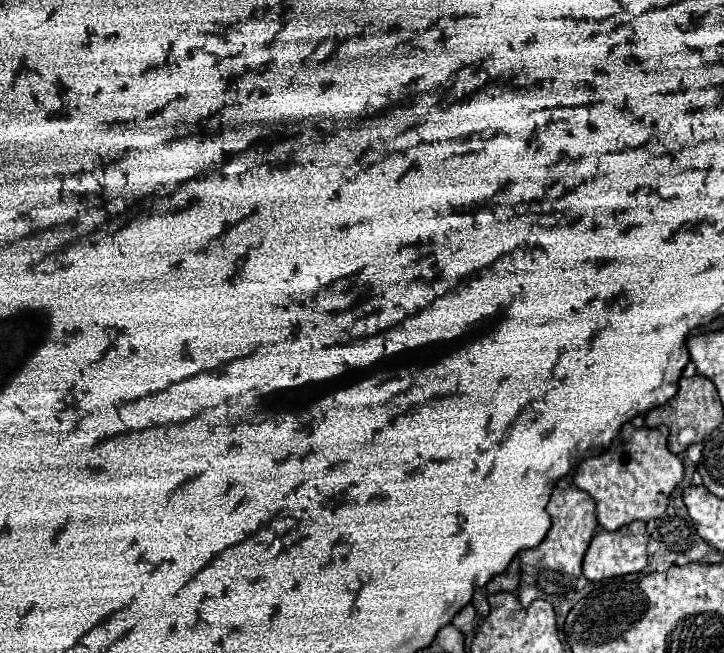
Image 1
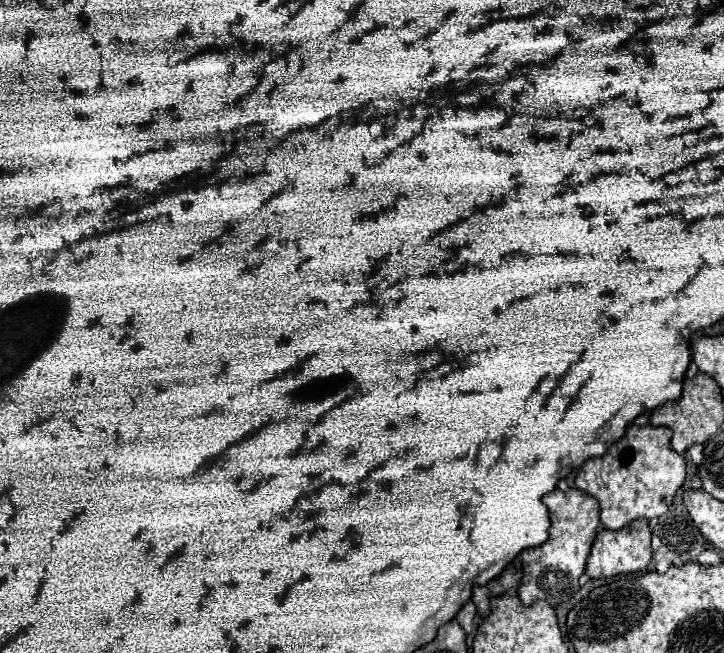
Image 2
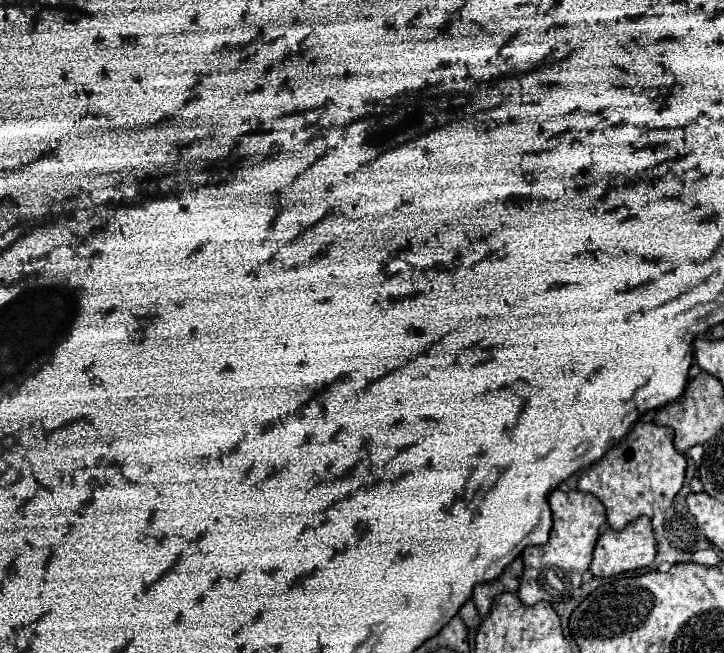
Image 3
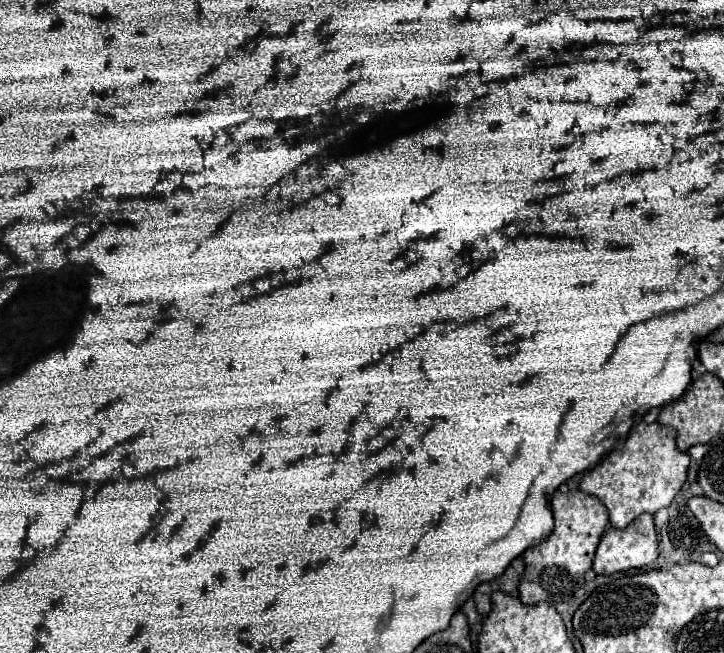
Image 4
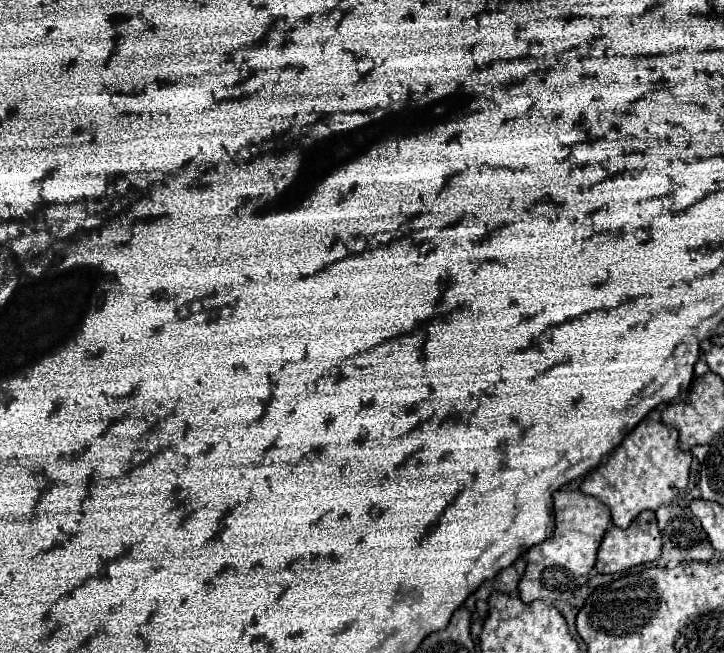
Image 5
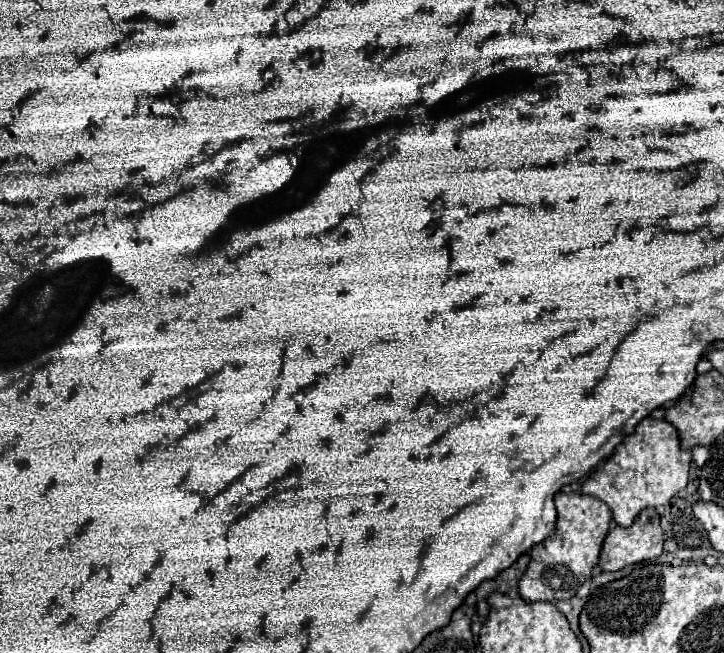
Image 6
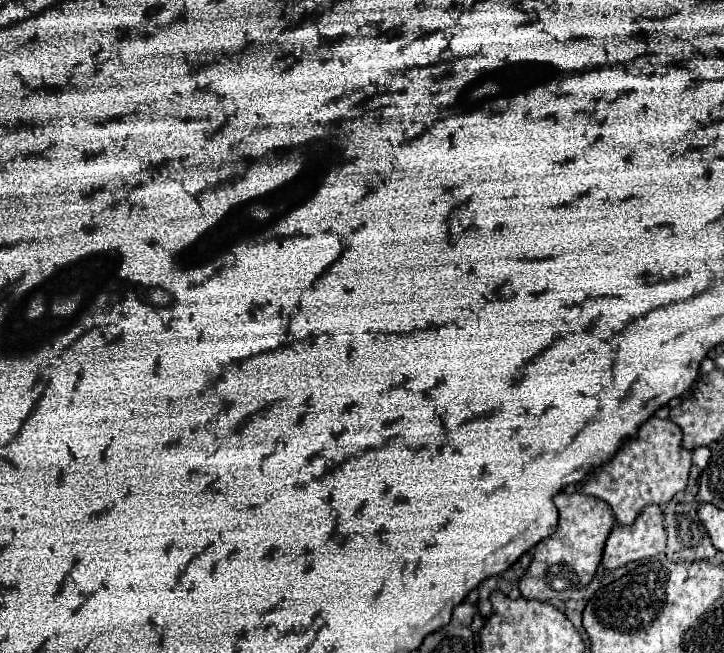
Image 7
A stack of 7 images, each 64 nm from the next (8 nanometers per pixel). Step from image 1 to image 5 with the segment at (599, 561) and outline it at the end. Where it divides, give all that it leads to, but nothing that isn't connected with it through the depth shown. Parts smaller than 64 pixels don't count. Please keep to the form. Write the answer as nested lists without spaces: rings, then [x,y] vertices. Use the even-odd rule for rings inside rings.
[[[642,512],[626,530],[616,528],[616,526],[608,528],[598,550],[596,570],[600,574],[614,574],[614,572],[622,572],[622,570],[628,570],[640,564],[648,564],[660,556],[660,550],[662,550],[662,540],[660,540],[656,516],[654,512]]]

